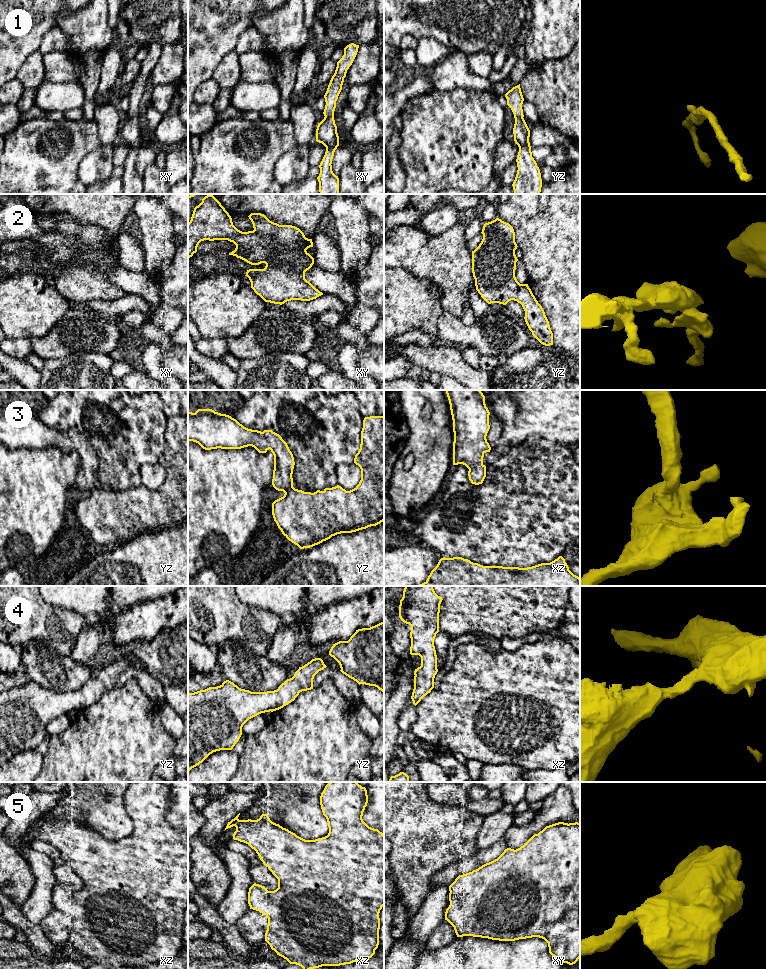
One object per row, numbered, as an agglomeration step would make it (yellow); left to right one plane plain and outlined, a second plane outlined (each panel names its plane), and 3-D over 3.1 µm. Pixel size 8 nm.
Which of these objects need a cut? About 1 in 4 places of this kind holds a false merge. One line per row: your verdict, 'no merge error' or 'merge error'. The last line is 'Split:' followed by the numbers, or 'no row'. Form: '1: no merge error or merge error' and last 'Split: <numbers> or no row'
1: no merge error
2: no merge error
3: no merge error
4: no merge error
5: no merge error
Split: no row

